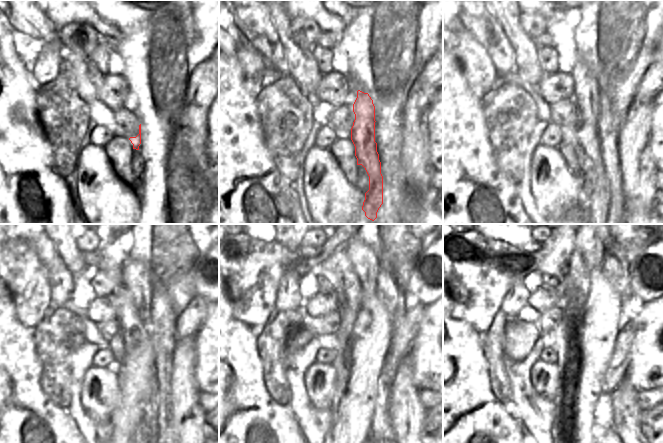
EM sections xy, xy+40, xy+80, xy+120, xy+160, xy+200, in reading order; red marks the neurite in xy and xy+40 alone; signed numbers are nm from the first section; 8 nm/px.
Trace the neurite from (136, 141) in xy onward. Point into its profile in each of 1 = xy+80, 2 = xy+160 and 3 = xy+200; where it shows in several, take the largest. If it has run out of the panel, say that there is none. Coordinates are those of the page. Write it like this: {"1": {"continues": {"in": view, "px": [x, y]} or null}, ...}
{"1": {"continues": {"in": "xy+80", "px": [585, 88]}}, "2": {"continues": {"in": "xy+160", "px": [365, 265]}}, "3": {"continues": {"in": "xy+200", "px": [589, 245]}}}

